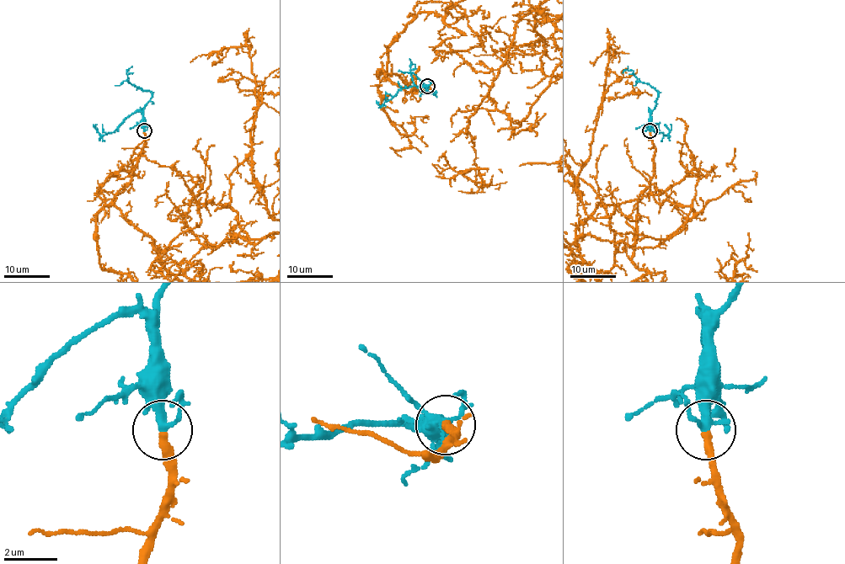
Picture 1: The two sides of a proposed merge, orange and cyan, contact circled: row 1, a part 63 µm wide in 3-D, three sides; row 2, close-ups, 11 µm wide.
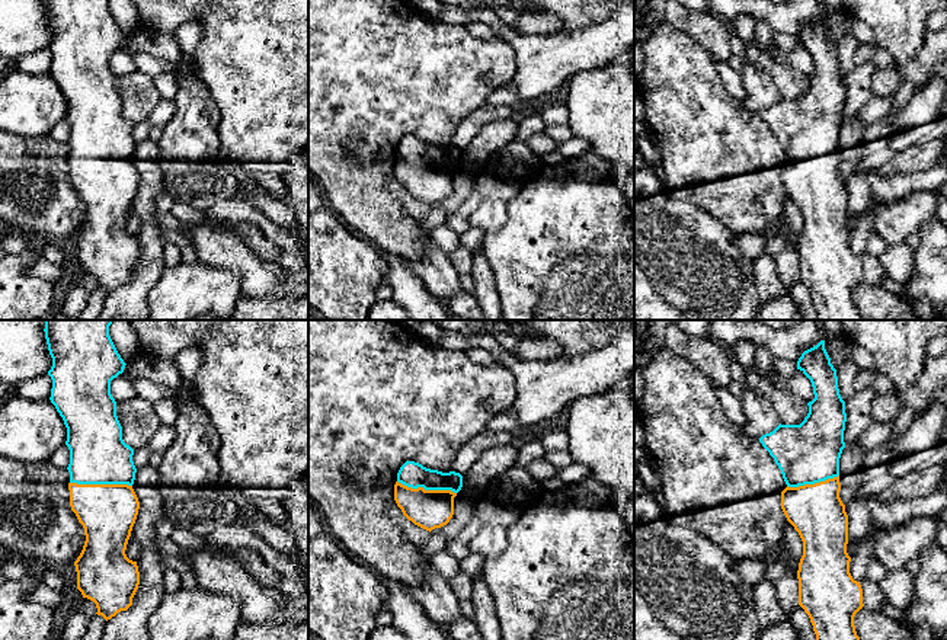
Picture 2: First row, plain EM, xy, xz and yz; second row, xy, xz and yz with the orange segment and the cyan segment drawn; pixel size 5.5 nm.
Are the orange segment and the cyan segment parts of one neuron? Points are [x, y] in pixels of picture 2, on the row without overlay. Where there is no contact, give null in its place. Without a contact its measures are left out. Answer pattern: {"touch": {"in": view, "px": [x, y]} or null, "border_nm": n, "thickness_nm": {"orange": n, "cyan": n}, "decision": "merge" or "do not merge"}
{"touch": {"in": "xy", "px": [101, 159]}, "border_nm": 340, "thickness_nm": {"orange": 320, "cyan": 320}, "decision": "merge"}

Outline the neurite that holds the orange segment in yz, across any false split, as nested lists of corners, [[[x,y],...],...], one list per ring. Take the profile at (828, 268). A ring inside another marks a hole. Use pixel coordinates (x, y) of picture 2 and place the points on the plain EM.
[[[825,15],[804,25],[797,35],[812,57],[815,73],[800,99],[778,99],[759,112],[762,121],[781,144],[787,161],[781,166],[781,183],[803,215],[799,237],[799,279],[809,289],[818,320],[863,320],[854,291],[864,281],[860,256],[850,247],[847,227],[848,189],[839,172],[839,132],[845,122],[845,76],[838,63],[836,44],[825,23]]]

